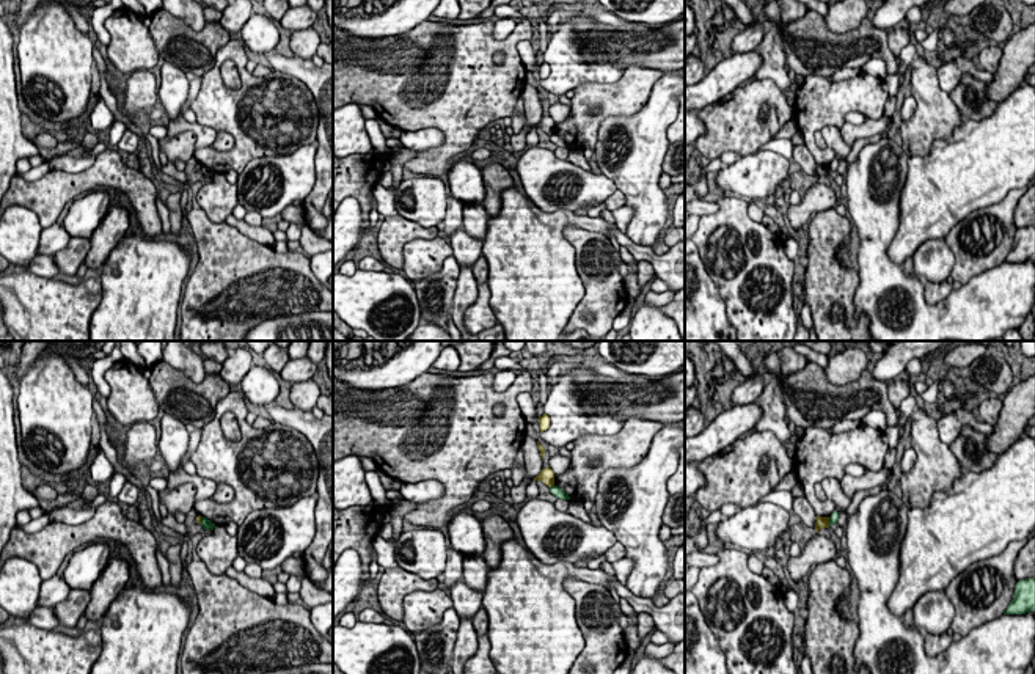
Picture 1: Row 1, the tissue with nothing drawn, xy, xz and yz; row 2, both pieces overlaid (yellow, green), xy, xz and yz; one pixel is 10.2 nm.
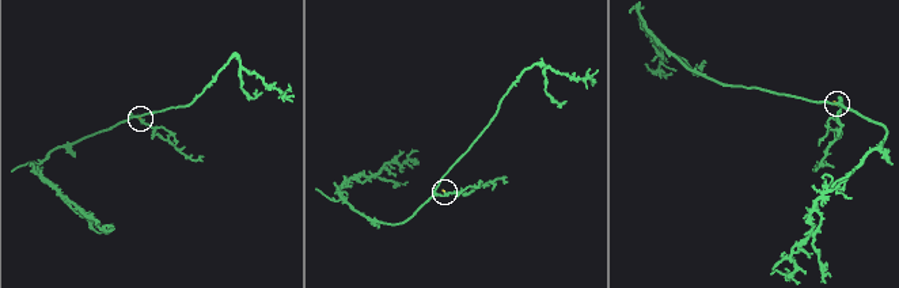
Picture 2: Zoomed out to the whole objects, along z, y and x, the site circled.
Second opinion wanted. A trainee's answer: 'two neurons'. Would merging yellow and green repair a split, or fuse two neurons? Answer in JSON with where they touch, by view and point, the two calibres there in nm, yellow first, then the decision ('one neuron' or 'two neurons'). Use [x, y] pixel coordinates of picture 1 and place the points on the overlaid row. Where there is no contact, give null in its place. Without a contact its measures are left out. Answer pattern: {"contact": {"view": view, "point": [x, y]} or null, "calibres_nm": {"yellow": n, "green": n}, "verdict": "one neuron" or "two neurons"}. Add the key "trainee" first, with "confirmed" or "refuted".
{"trainee": "confirmed", "contact": {"view": "xz", "point": [552, 486]}, "calibres_nm": {"yellow": 160, "green": 100}, "verdict": "two neurons"}

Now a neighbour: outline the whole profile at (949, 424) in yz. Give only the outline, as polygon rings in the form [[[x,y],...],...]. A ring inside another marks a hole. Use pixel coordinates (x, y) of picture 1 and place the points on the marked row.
[[[964,407],[950,413],[942,413],[936,421],[938,435],[941,441],[947,445],[953,443],[953,440],[960,435],[964,426],[969,426],[985,435],[993,434],[994,430],[991,424],[977,421],[972,412],[967,412]]]

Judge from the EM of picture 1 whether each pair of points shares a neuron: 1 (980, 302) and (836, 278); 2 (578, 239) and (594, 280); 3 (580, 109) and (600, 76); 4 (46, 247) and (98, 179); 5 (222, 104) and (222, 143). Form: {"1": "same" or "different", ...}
{"1": "different", "2": "same", "3": "different", "4": "different", "5": "different"}

